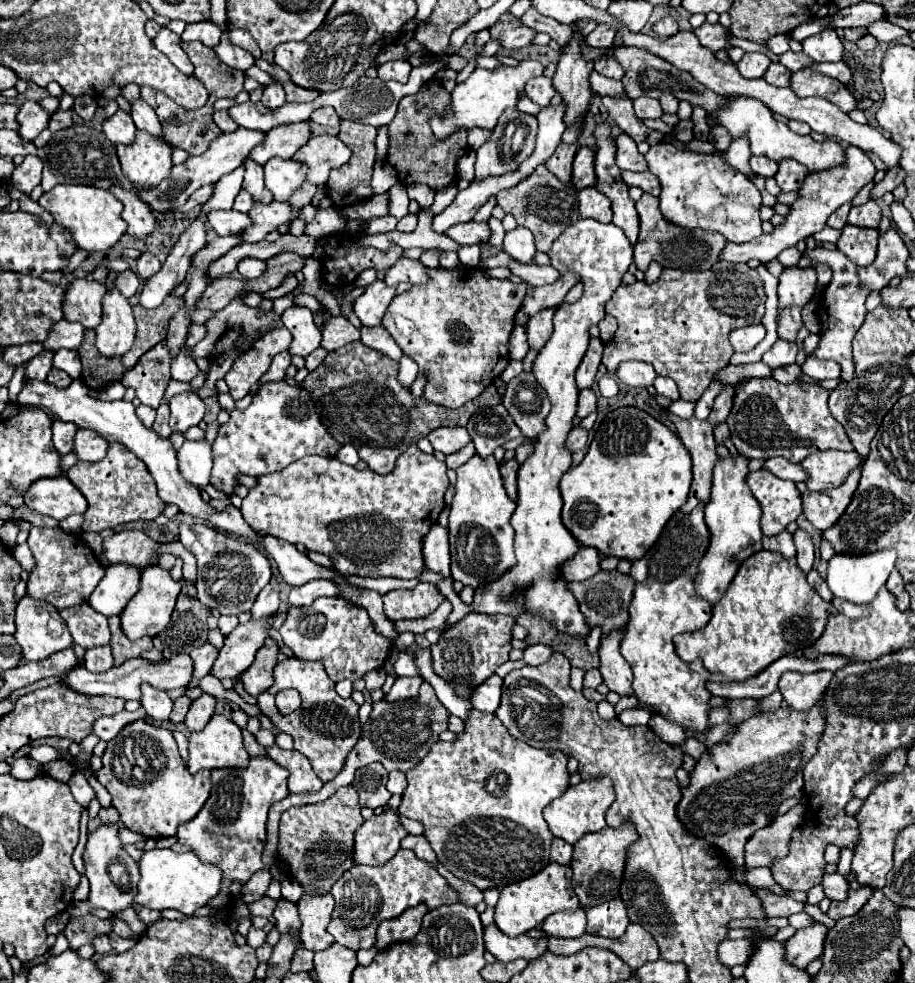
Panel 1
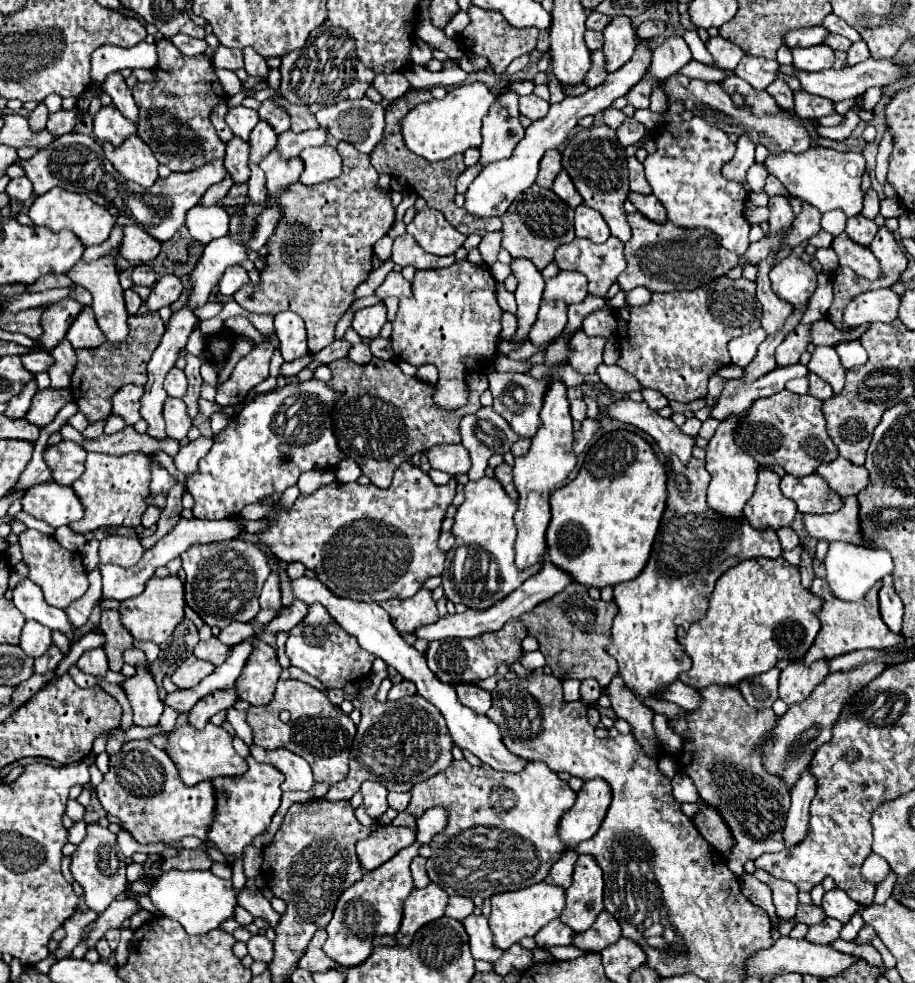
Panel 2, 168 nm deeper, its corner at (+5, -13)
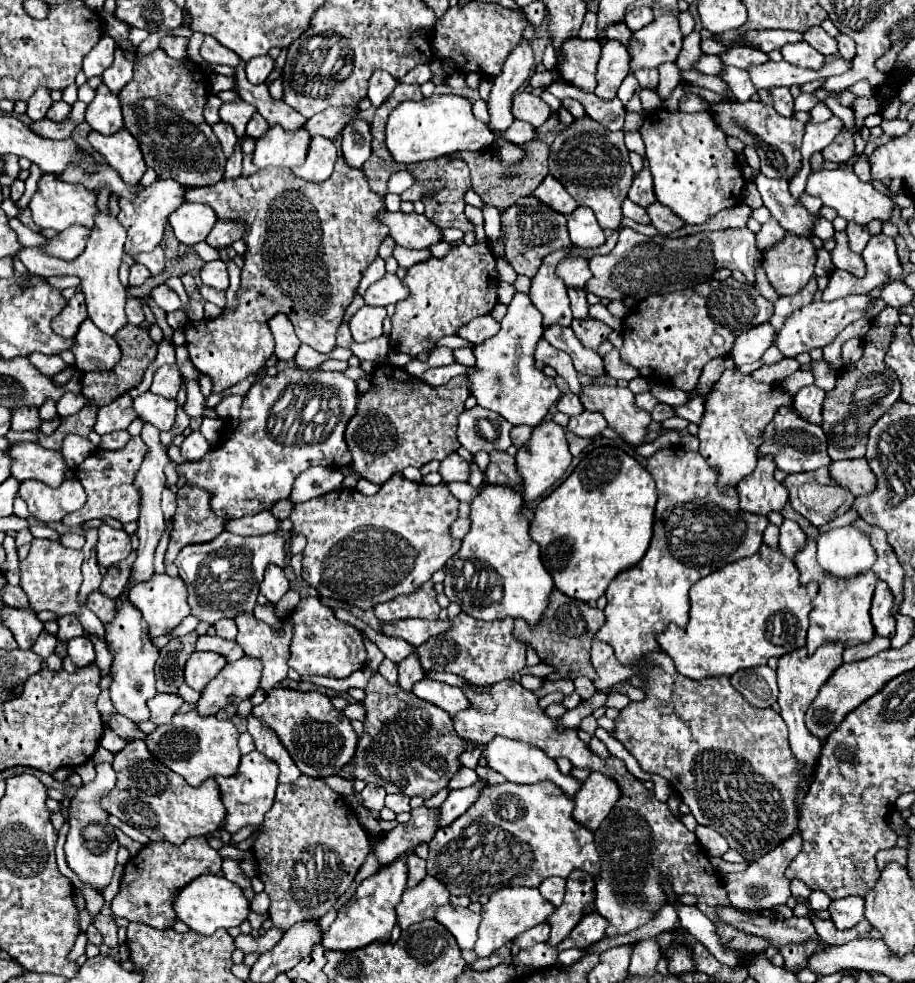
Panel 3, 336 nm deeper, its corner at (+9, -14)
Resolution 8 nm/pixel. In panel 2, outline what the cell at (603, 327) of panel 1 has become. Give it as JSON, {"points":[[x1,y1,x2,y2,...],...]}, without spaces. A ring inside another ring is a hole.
{"points":[[602,309,602,311,590,313,582,323,582,331,588,333,590,337,604,337,604,339,614,337,614,333,616,333,614,311,612,309]]}

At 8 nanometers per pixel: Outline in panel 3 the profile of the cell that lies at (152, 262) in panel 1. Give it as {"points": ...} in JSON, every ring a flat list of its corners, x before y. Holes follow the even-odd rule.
{"points":[[142,264,130,266,130,286,142,286,148,276,150,276,150,272,146,266,142,266]]}

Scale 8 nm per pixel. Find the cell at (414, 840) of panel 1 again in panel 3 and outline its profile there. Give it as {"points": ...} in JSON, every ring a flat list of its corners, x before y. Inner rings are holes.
{"points":[[410,854,406,858,406,868,408,868,408,888,414,888,426,876,426,862,420,860,416,854]]}

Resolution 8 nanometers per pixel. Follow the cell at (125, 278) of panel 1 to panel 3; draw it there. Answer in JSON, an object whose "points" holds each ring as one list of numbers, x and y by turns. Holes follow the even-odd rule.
{"points":[[128,298,128,302,126,302,126,316,128,316,130,324,140,326,144,322,144,312,142,312,142,306,140,306,138,298]]}

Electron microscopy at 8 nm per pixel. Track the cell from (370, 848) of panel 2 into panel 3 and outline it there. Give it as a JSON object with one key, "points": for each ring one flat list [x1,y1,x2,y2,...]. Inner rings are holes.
{"points":[[424,804,416,810,412,810,412,818,408,824,396,826,394,830,386,832,384,838,374,846,374,854,382,866,398,860,400,856,408,854,418,844,428,844,438,826,436,826,436,810,438,808,426,808]]}

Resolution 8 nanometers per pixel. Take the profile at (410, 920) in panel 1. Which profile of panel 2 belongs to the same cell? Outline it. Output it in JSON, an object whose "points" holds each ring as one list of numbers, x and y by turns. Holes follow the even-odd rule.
{"points":[[430,883,424,889,414,889,410,897,404,901,404,919,398,929,402,931,402,935,396,937,396,945,408,947,412,943,414,933,420,927,440,919,444,915,446,901,448,901,448,893,434,883]]}

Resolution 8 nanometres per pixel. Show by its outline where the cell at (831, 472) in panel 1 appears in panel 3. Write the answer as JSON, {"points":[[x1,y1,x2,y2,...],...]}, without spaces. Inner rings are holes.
{"points":[[866,458,832,462,830,474,832,474,832,480,836,480,840,486,846,486,848,490,852,490,854,496,870,494,876,488,876,476,872,474]]}

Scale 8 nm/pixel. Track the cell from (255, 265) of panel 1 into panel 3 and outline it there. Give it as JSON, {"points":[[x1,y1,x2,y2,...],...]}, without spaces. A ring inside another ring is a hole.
{"points":[[222,260,204,264,204,268,200,270,200,278,206,286,212,286,218,290,228,288,228,270,226,270,226,264]]}

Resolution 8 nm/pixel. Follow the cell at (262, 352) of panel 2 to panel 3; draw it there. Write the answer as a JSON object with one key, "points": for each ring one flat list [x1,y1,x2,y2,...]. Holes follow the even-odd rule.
{"points":[[338,158,332,176,326,182,316,184,296,178,290,170,264,168,252,176,222,180,202,188,186,188,184,200,208,204,216,212,218,220,244,222,242,240,246,242,246,254,242,284,236,292,238,304,234,308,224,308,214,320,186,322,182,326,190,360,204,376,212,380,212,392,224,392,266,364,274,353,275,342,268,327,268,320,274,314,282,312,292,320,300,342,322,354,332,352,336,348,336,330,356,294,362,272,378,256,378,246,388,236,388,228,376,220,376,216,386,208,384,198,370,192,364,172,348,168,344,158]]}

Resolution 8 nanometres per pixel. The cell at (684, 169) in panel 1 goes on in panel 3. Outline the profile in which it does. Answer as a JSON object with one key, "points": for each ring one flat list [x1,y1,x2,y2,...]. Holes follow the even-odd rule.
{"points":[[660,108,644,118,644,124,640,126,638,132,642,134,646,146,646,160,650,164,658,202,674,210,674,214,678,214,686,224,702,224,720,210,732,208,742,202,742,190,746,186,742,176,742,166,738,164,736,154,728,148,726,134,716,126,716,122,712,122,712,114,708,112,682,114]]}

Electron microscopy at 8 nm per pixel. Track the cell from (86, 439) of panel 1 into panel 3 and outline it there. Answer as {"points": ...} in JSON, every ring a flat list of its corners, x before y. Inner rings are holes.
{"points":[[18,442,12,444,6,454,12,458,12,478,18,482,34,478,56,488,66,480,64,472,68,466,56,450,46,450,40,444]]}

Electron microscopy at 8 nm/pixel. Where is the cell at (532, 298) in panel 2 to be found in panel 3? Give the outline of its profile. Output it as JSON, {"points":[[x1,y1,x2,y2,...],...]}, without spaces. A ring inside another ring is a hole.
{"points":[[516,292,512,304,508,306,508,314,502,320,500,332,486,340,486,344,474,348,474,354,482,354,482,348,490,350,486,350,488,354,484,352,482,358,476,358,478,372,470,378,472,396,476,396,476,402,482,408,498,412,514,426,538,426,542,418,548,414,548,408,556,404,556,400,560,398,560,390,554,378,548,378,542,370,534,366,534,350,538,340,542,338,542,332,542,314,534,308,526,294]]}

